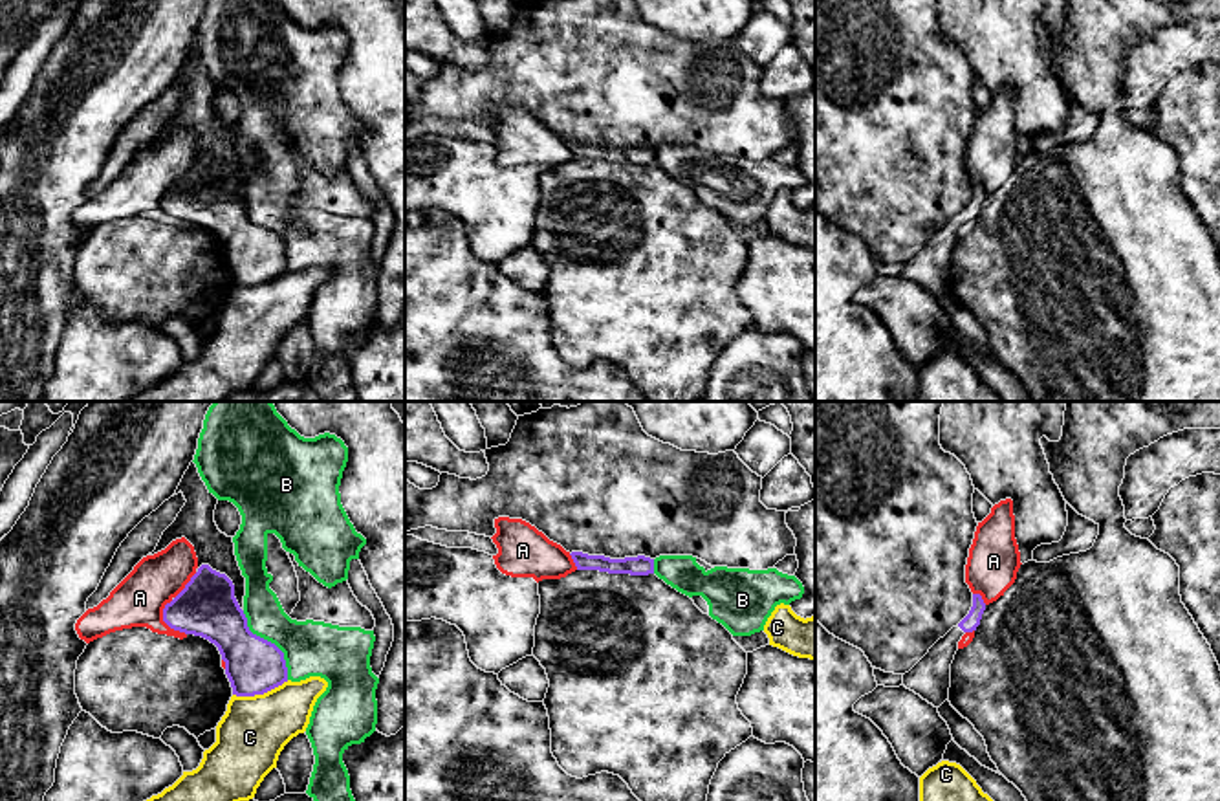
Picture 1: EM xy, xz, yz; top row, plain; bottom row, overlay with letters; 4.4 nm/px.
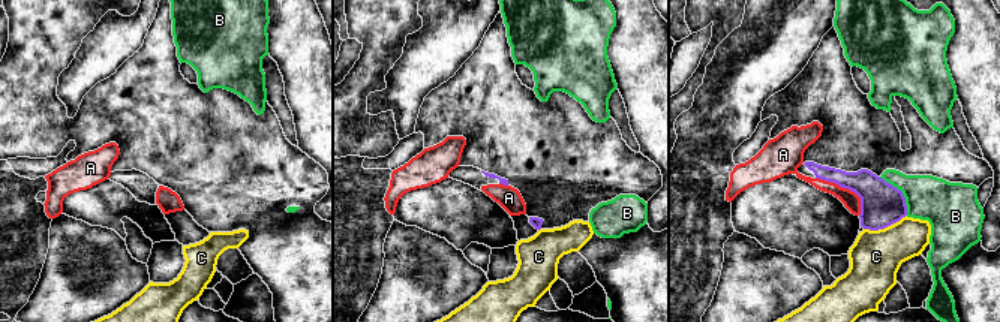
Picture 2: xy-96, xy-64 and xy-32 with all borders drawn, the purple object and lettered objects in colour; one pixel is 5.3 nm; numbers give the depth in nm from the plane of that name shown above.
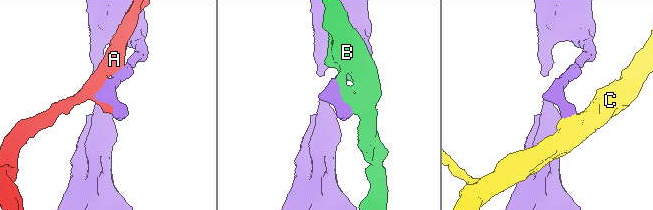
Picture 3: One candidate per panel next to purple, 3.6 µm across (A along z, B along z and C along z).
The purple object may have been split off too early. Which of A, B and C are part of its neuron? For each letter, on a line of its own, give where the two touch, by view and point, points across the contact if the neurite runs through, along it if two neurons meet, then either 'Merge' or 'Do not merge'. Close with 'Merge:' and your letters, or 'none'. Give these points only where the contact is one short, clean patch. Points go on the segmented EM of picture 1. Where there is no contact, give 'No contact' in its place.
A: Touches purple at xy (165, 607). Do not merge
B: Touches purple at xy (270, 642). Do not merge
C: Touches purple at xy (261, 693). Do not merge
Merge: none

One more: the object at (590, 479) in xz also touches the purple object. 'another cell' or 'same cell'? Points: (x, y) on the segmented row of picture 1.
another cell

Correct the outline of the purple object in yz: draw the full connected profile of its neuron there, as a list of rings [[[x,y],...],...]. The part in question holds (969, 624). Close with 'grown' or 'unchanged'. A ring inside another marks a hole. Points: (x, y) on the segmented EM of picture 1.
[[[973,594],[969,614],[940,638],[909,673],[903,675],[903,686],[934,708],[940,708],[949,698],[951,664],[958,651],[958,642],[965,632],[976,631],[984,610],[986,603],[982,596]]] | grown

